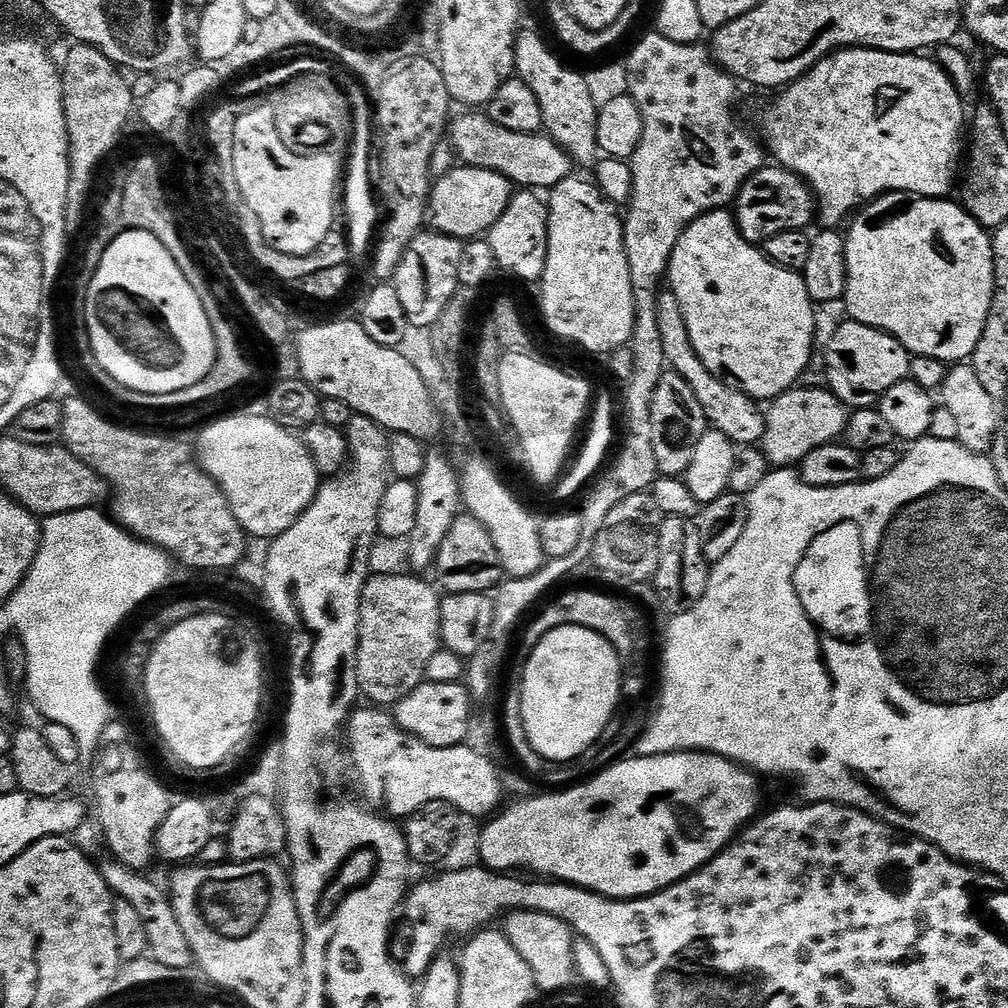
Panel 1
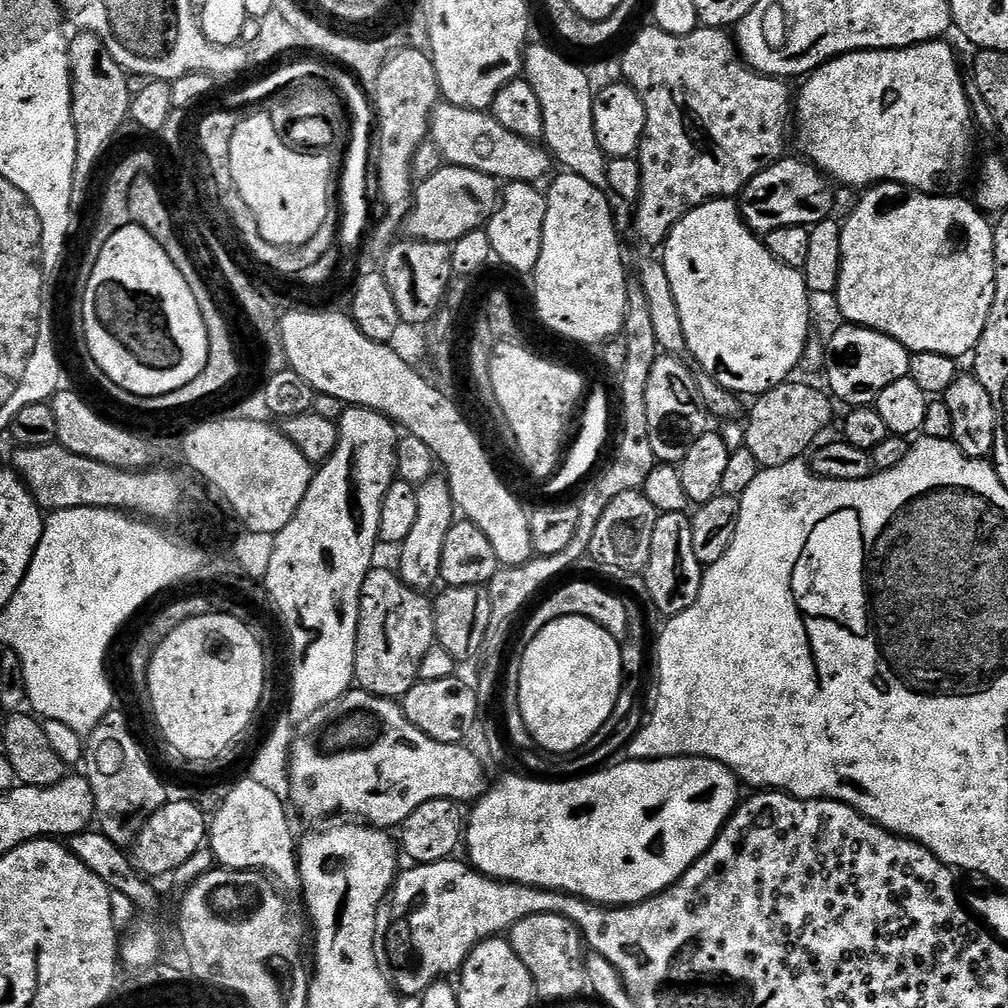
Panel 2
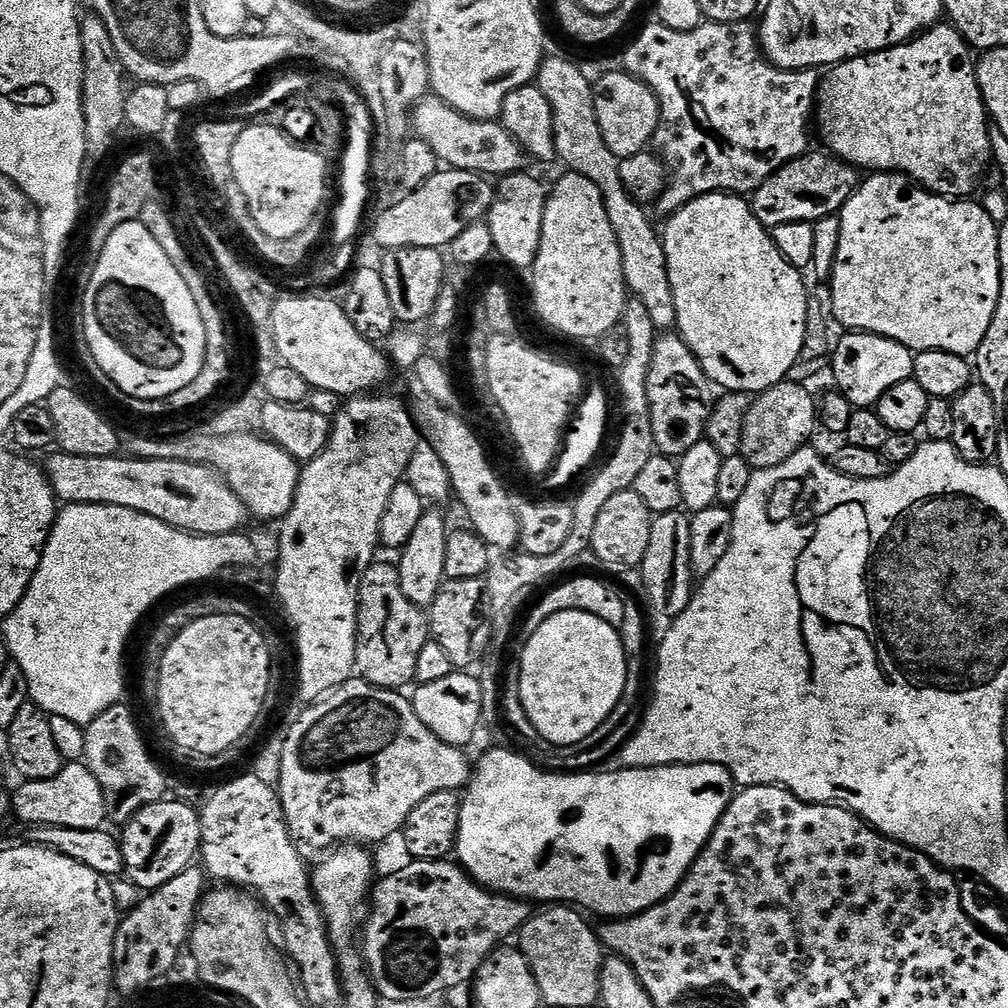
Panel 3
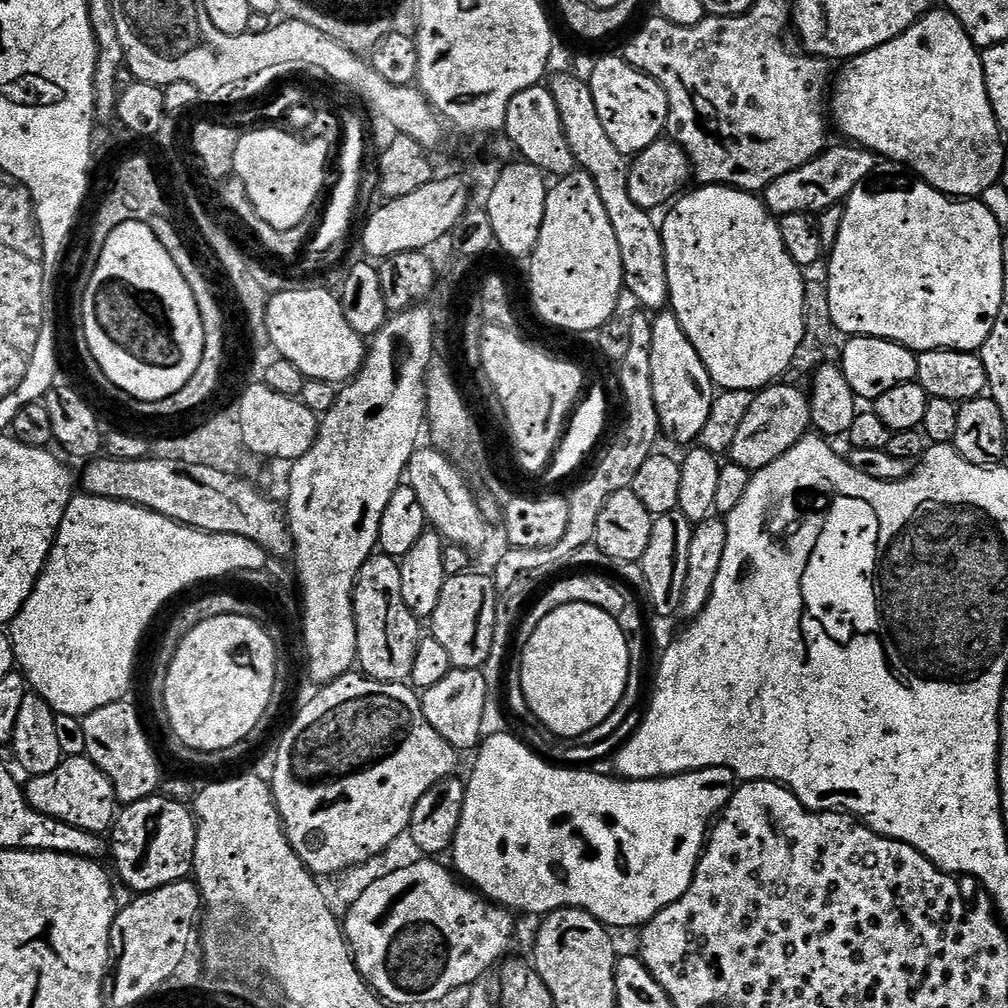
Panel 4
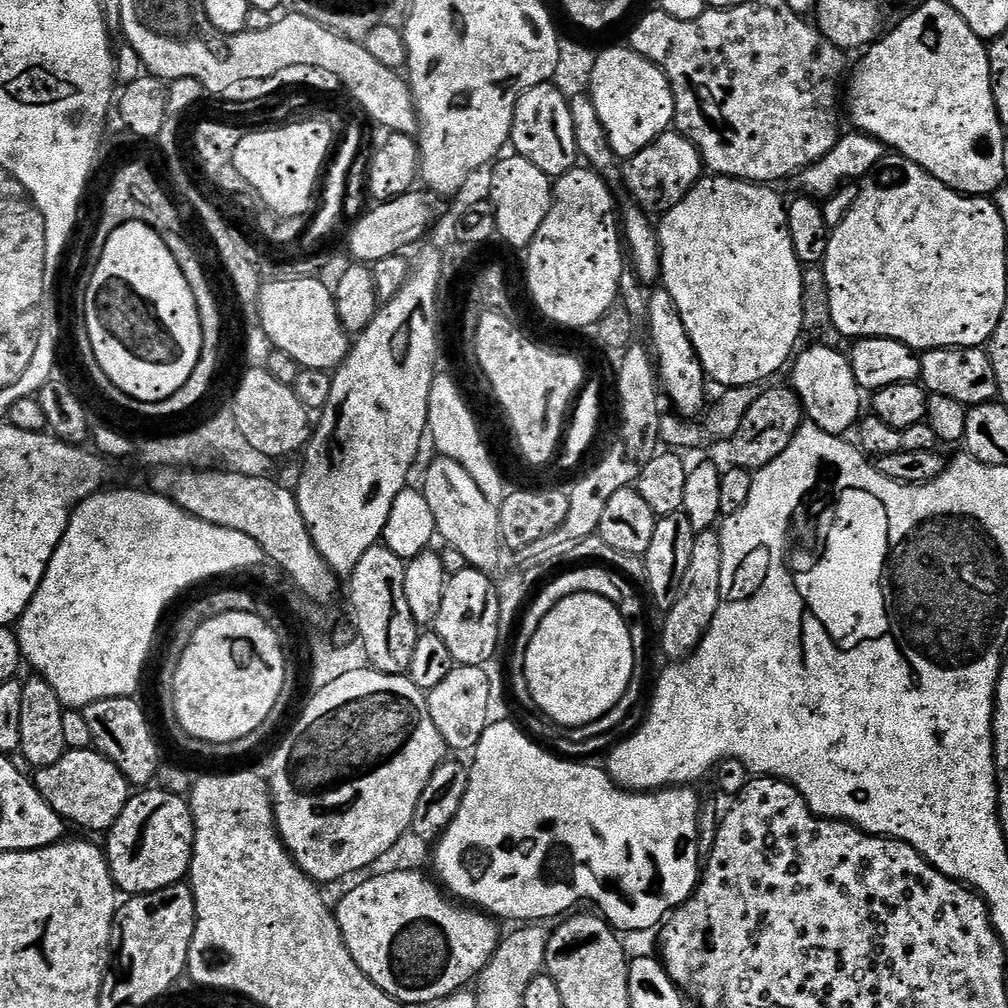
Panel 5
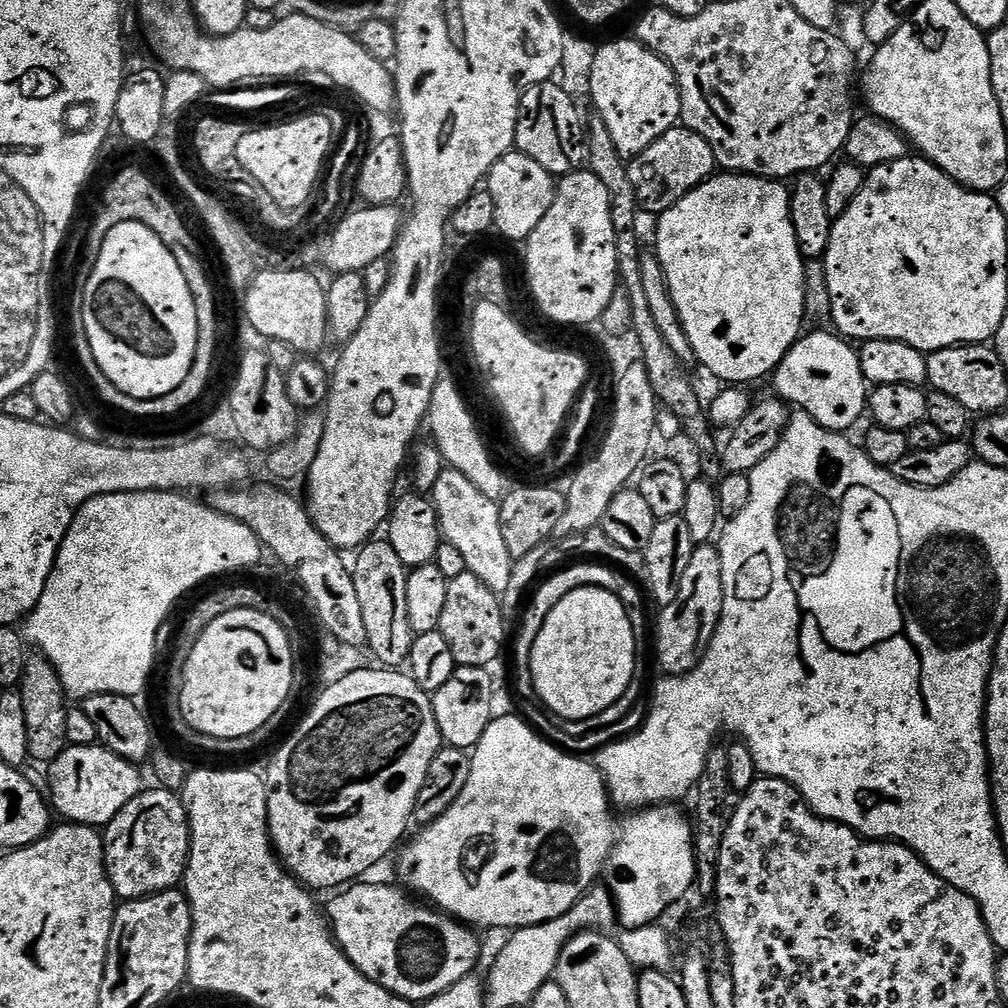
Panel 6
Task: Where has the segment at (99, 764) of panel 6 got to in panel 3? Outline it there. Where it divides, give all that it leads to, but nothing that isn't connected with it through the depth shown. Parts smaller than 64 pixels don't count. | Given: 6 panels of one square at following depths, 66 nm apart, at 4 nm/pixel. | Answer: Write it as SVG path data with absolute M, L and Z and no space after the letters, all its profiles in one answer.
M68 762L59 774L45 781L24 780L21 788L11 793L11 811L27 826L62 827L74 830L96 830L105 827L110 805L98 778L83 762Z

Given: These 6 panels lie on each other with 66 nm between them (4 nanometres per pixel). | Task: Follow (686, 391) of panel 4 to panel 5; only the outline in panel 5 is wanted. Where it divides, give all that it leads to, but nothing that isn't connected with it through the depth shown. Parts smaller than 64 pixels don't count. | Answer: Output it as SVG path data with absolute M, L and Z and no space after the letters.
M660 286L655 289L656 293L648 296L648 316L646 327L648 326L648 336L652 339L650 343L651 351L654 353L654 362L658 367L658 380L663 391L672 399L671 406L677 416L683 418L696 418L705 411L709 403L708 388L704 385L706 373L694 346L690 342L690 334L686 334L686 326L682 322L682 314L674 302L668 289Z

